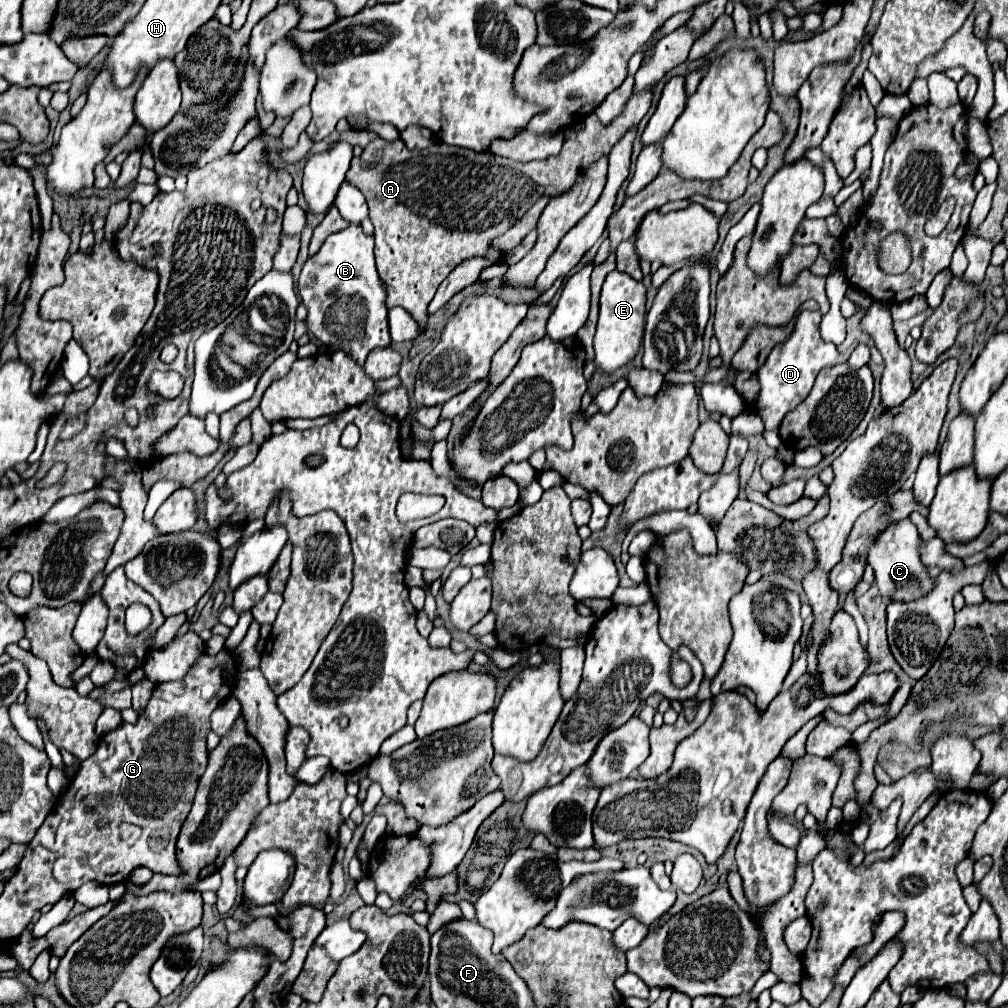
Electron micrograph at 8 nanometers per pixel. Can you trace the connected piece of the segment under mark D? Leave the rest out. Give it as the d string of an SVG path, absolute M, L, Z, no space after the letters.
M803 310L795 320L795 328L793 328L791 336L785 342L777 344L769 352L765 362L757 368L757 380L759 380L761 388L759 388L759 394L755 398L755 412L761 416L761 420L765 424L765 430L767 428L777 428L781 424L781 420L785 418L785 414L795 410L809 396L809 392L813 388L813 382L815 382L817 374L823 368L837 366L837 364L845 362L851 352L858 346L855 342L848 352L839 354L835 344L829 344L829 342L821 340L819 322L821 322L821 312Z

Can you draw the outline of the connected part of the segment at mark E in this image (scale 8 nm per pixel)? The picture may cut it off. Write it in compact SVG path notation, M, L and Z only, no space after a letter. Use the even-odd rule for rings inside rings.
M613 270L607 274L601 290L601 310L595 334L595 364L597 372L611 374L621 366L627 366L635 360L641 344L643 344L643 330L645 330L645 312L647 312L647 288L641 280L631 278L625 272Z

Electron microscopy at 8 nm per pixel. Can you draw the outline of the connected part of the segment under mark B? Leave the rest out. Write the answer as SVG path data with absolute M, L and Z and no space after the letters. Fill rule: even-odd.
M349 226L337 234L331 234L321 250L307 258L299 276L299 296L309 310L307 328L321 344L337 344L339 350L349 352L357 364L363 364L373 346L367 344L367 318L371 314L371 302L363 292L375 292L375 348L389 346L389 326L385 308L385 286L377 276L373 258L373 236L367 236L361 226Z

